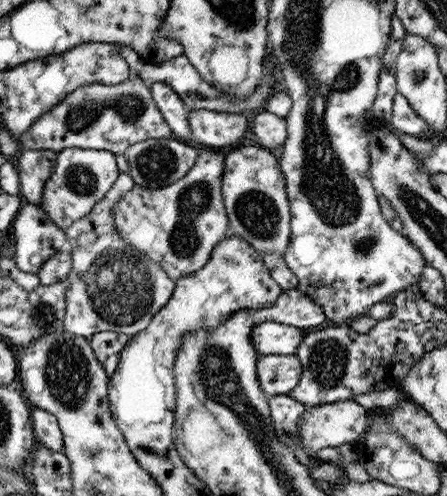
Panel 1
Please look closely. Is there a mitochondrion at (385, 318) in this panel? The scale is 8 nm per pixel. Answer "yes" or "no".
no

